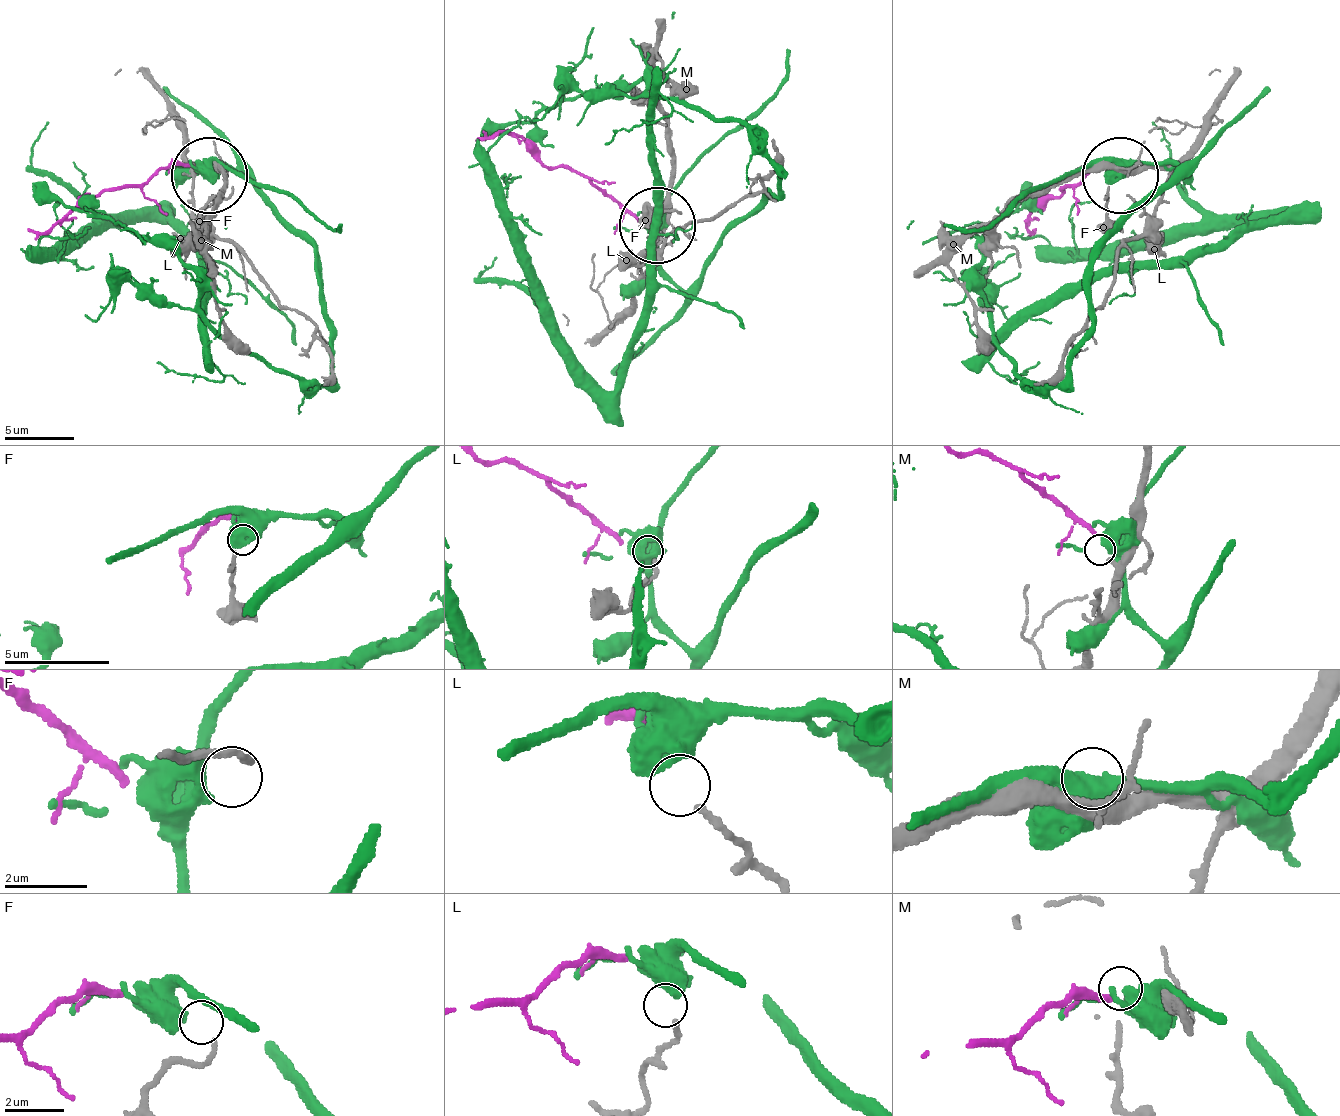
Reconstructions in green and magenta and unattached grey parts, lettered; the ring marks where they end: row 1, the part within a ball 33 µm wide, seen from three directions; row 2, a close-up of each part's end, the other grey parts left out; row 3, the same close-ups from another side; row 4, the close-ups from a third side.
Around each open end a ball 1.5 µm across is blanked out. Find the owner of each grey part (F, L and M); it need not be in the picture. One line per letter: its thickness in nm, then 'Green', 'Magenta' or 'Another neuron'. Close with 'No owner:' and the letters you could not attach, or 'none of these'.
F: Thickness 150 nm. Another neuron
L: Thickness 150 nm. Another neuron
M: Thickness 260 nm. Magenta
No owner: F, L

